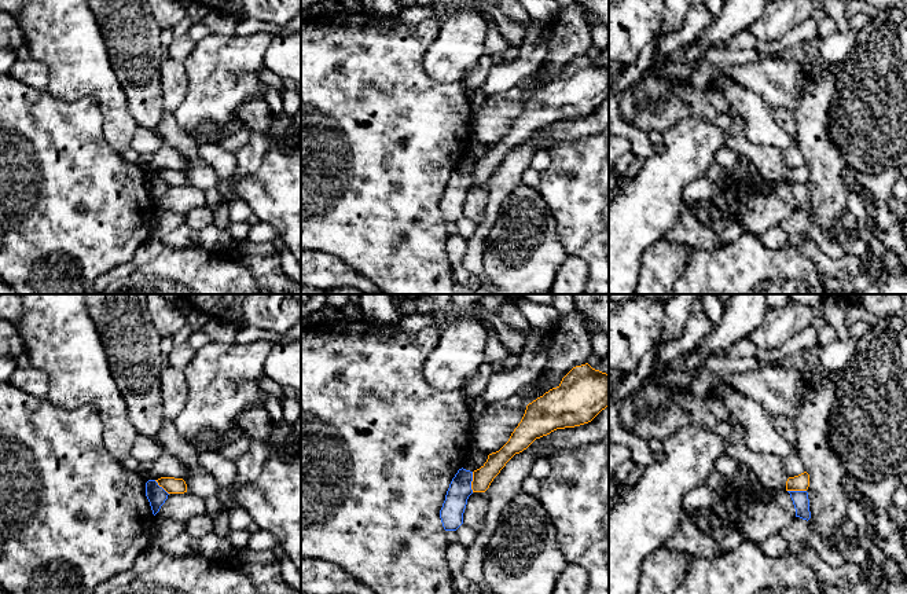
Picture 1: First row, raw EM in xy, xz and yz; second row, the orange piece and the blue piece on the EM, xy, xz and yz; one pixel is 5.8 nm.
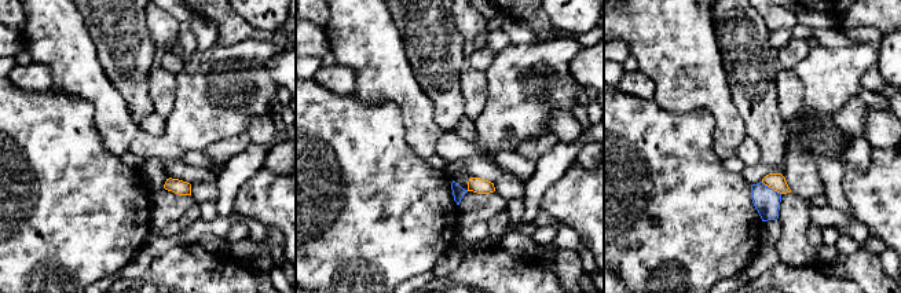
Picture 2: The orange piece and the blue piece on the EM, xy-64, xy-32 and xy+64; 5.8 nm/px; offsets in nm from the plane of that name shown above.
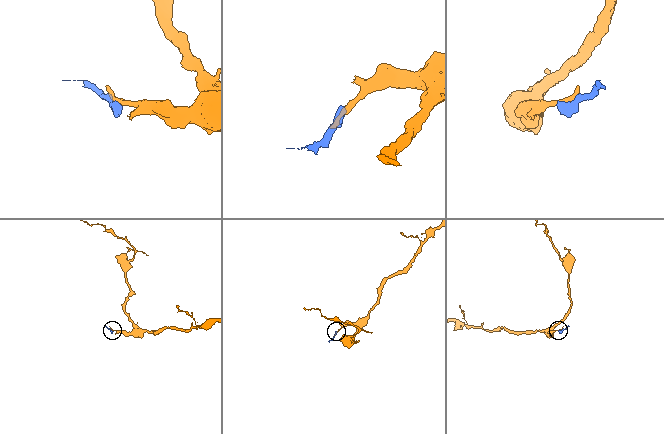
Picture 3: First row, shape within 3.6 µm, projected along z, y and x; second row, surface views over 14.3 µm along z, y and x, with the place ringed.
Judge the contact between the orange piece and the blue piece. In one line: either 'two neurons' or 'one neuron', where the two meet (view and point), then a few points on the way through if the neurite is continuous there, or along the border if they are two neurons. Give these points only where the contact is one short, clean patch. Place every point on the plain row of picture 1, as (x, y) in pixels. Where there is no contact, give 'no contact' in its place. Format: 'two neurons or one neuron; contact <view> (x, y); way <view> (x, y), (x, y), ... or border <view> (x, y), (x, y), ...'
two neurons; contact xz (472, 173); border xz (473, 164), (472, 183)

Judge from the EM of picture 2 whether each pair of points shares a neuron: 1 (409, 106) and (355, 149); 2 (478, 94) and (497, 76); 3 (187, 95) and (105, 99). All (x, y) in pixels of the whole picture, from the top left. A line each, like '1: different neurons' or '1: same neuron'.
1: different neurons
2: different neurons
3: different neurons

